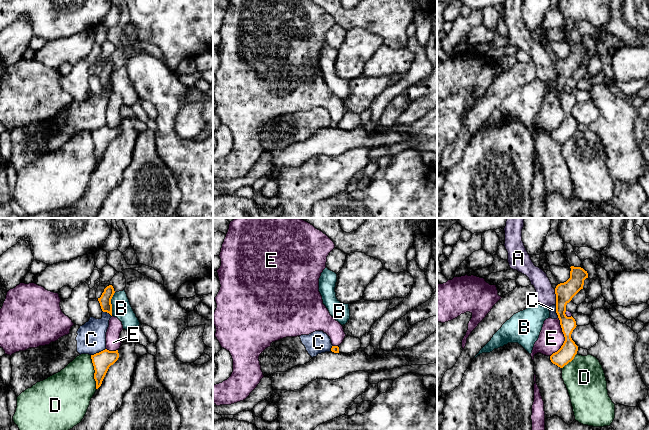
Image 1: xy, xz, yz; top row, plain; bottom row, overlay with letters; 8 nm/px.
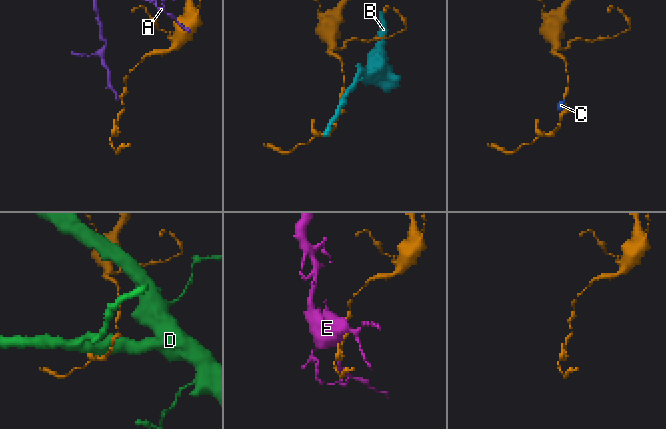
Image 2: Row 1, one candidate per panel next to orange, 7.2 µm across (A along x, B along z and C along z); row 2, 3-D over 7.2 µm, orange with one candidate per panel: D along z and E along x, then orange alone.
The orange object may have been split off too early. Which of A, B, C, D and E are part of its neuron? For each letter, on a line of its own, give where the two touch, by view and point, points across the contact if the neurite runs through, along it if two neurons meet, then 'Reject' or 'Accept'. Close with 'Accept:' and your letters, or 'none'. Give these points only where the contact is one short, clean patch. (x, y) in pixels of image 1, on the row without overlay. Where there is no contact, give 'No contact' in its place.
A: Touches orange at yz (556, 73). Boundary: yz (554, 65), (556, 80). Reject
B: Touches orange at xy (111, 80). Boundary: xy (114, 68), (111, 74), (111, 91). Reject
C: Touches orange at xy (99, 128). Boundary: xy (105, 124), (91, 131). Reject
D: Touches orange at xy (95, 148). Reject
E: Touches orange at yz (564, 112). Reject
Accept: none

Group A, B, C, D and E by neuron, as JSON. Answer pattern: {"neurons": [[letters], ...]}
{"neurons": [["A", "C"], ["B"], ["D"], ["E"]]}

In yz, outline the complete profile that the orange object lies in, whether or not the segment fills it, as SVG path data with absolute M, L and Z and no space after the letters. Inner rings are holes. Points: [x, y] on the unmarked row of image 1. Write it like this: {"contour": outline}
{"contour": "M574 42L570 44L570 54L566 58L558 60L555 64L556 89L560 96L565 117L561 124L550 132L550 136L560 144L571 138L578 127L578 122L571 114L571 110L577 102L576 97L572 92L566 92L566 81L583 65L584 56L588 54L588 49L583 44Z"}

